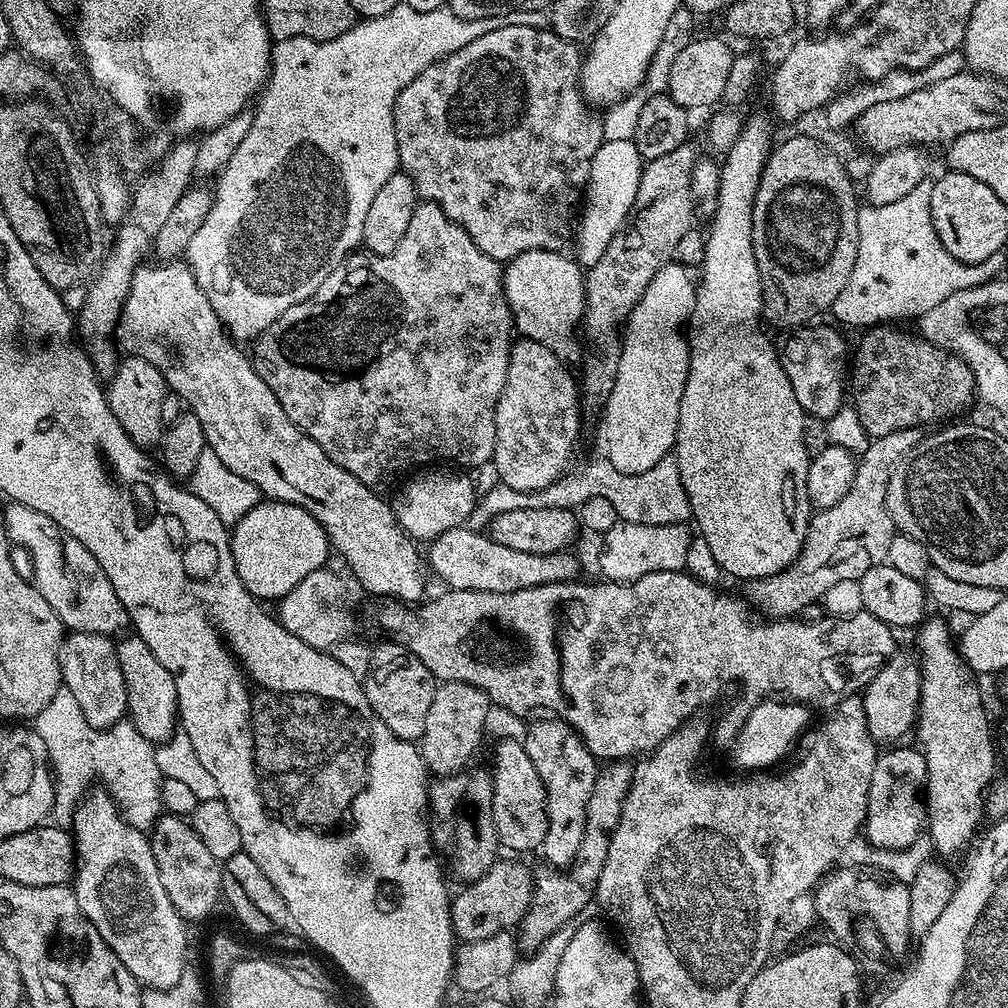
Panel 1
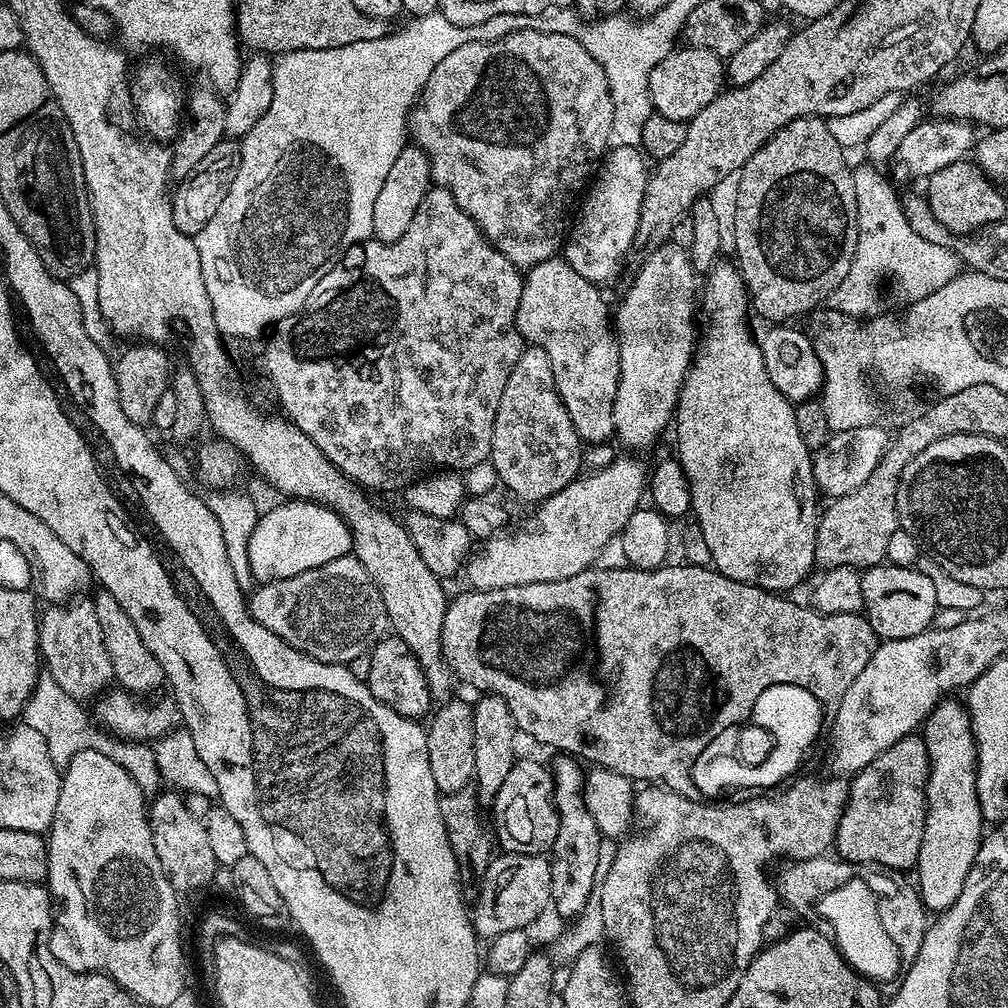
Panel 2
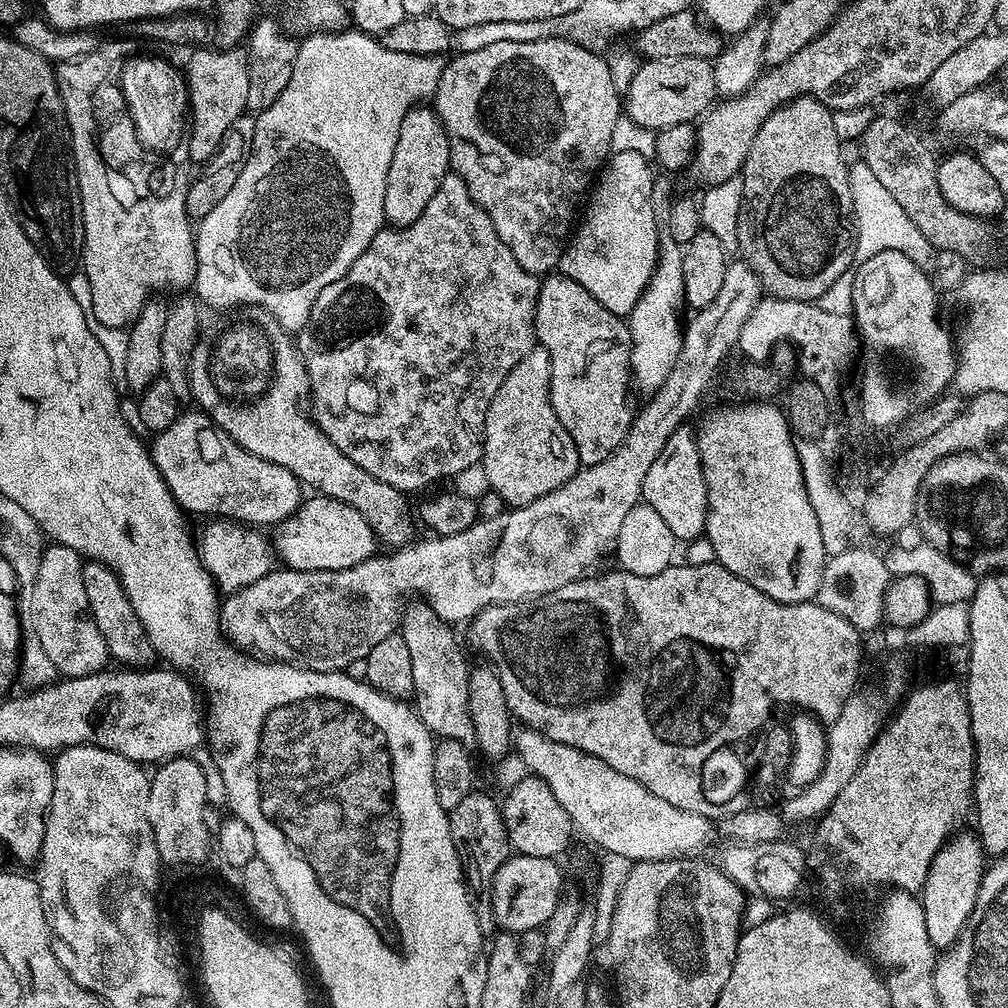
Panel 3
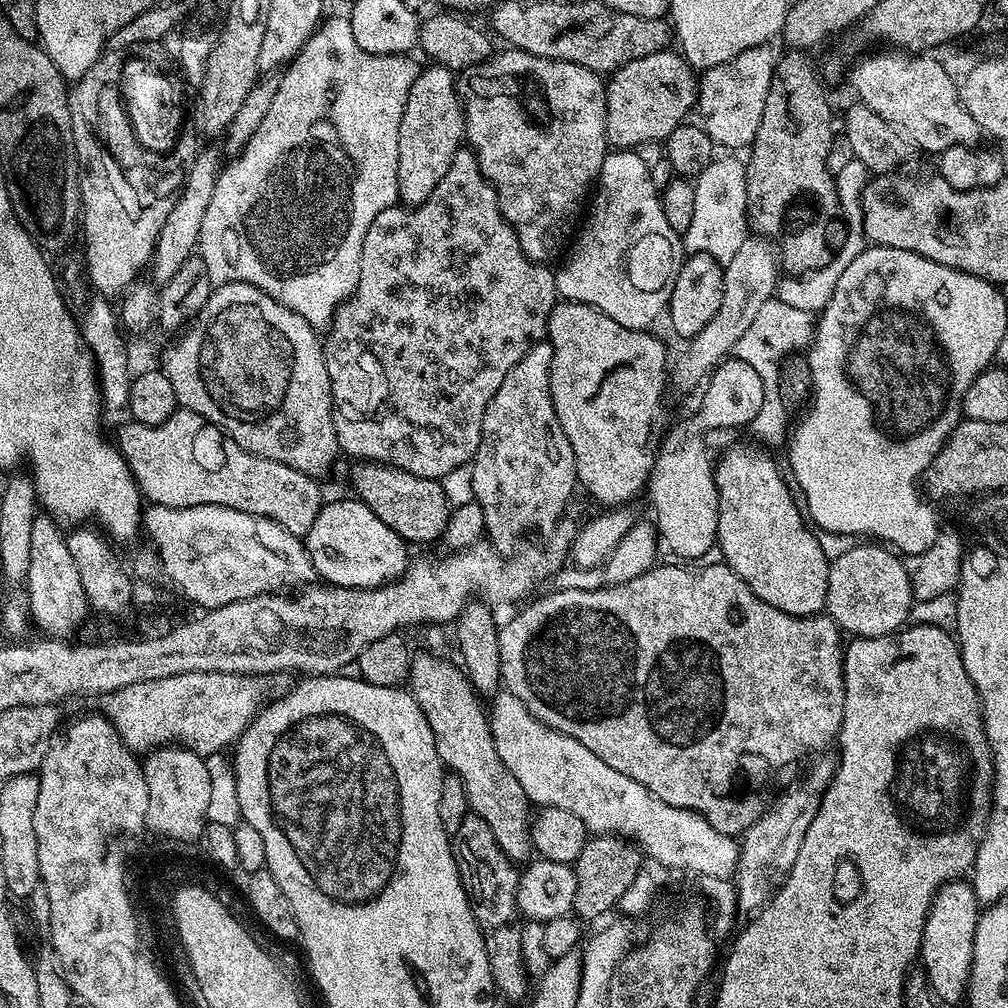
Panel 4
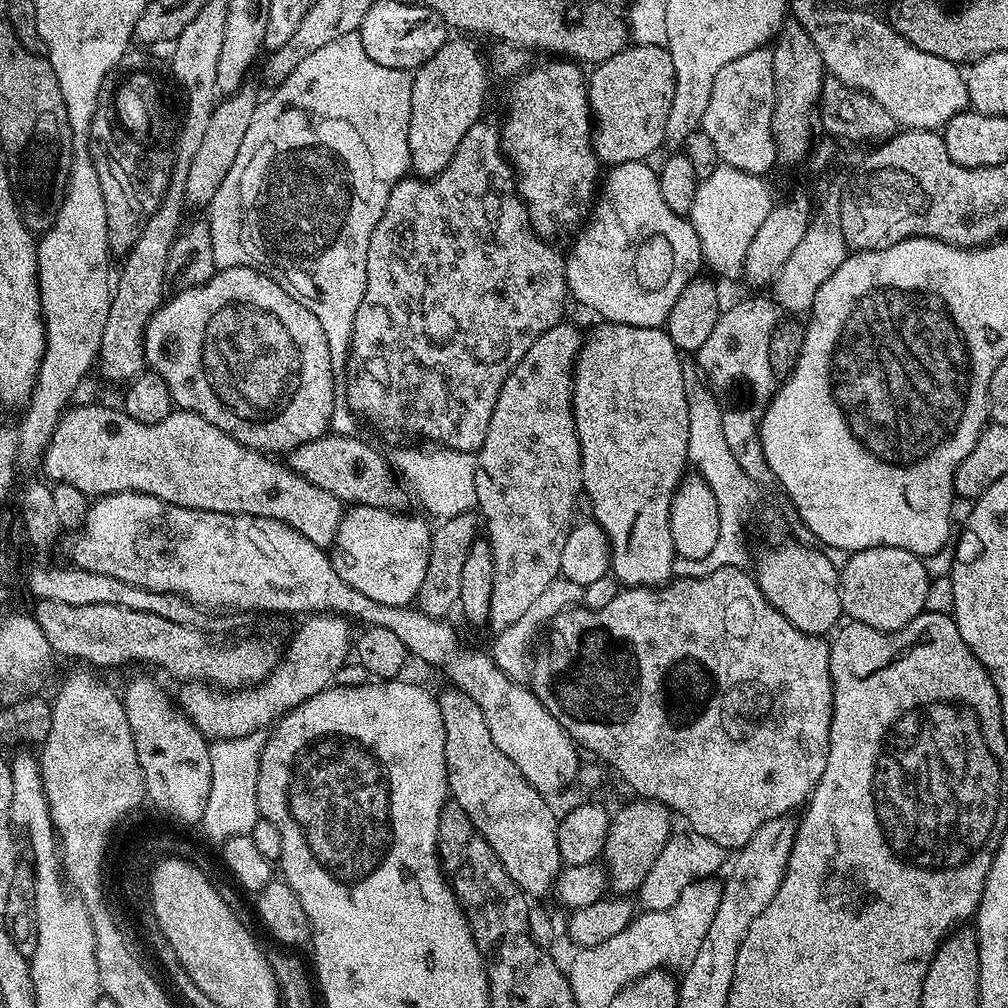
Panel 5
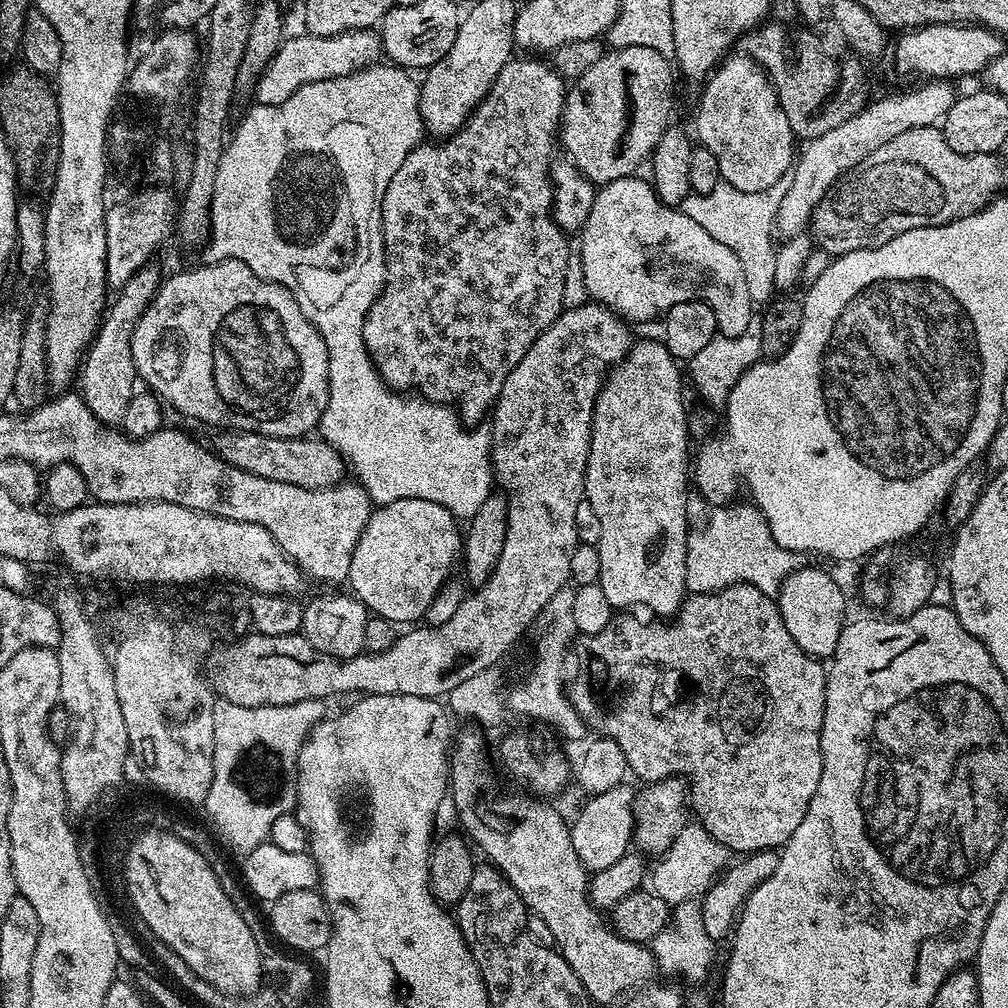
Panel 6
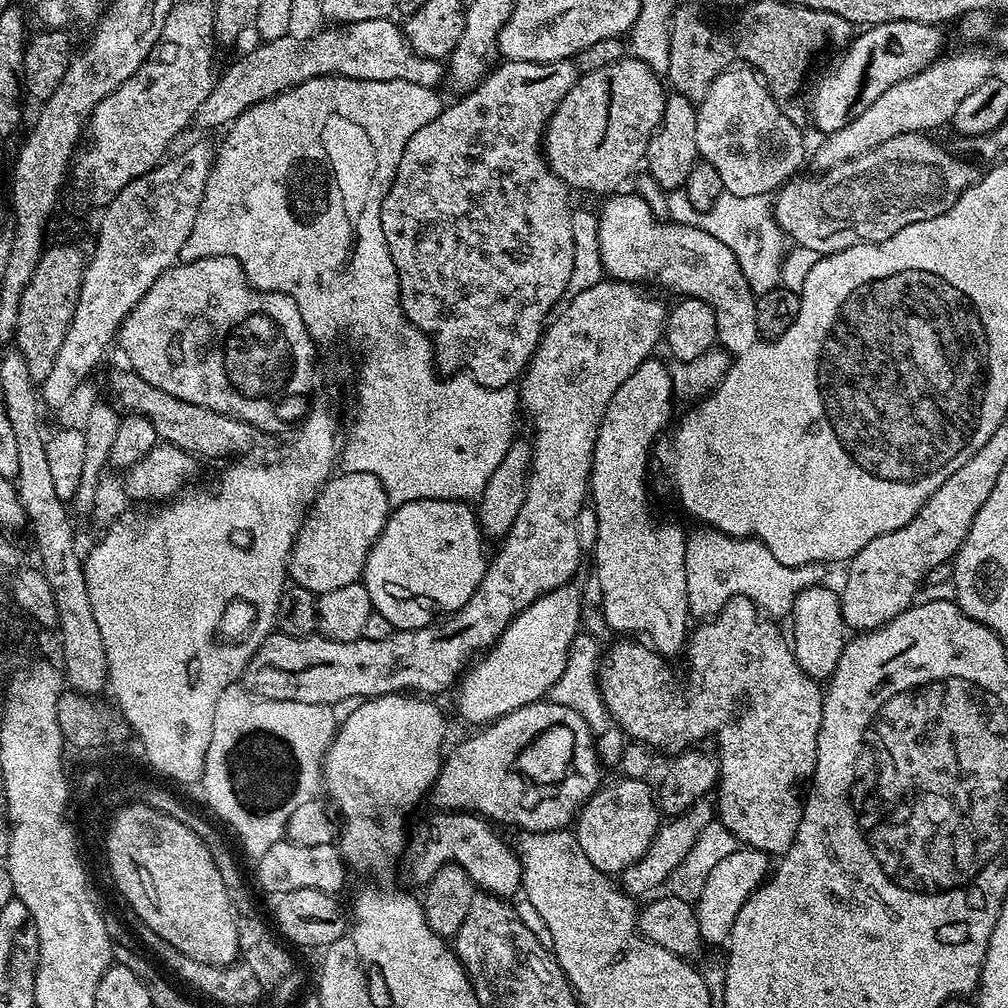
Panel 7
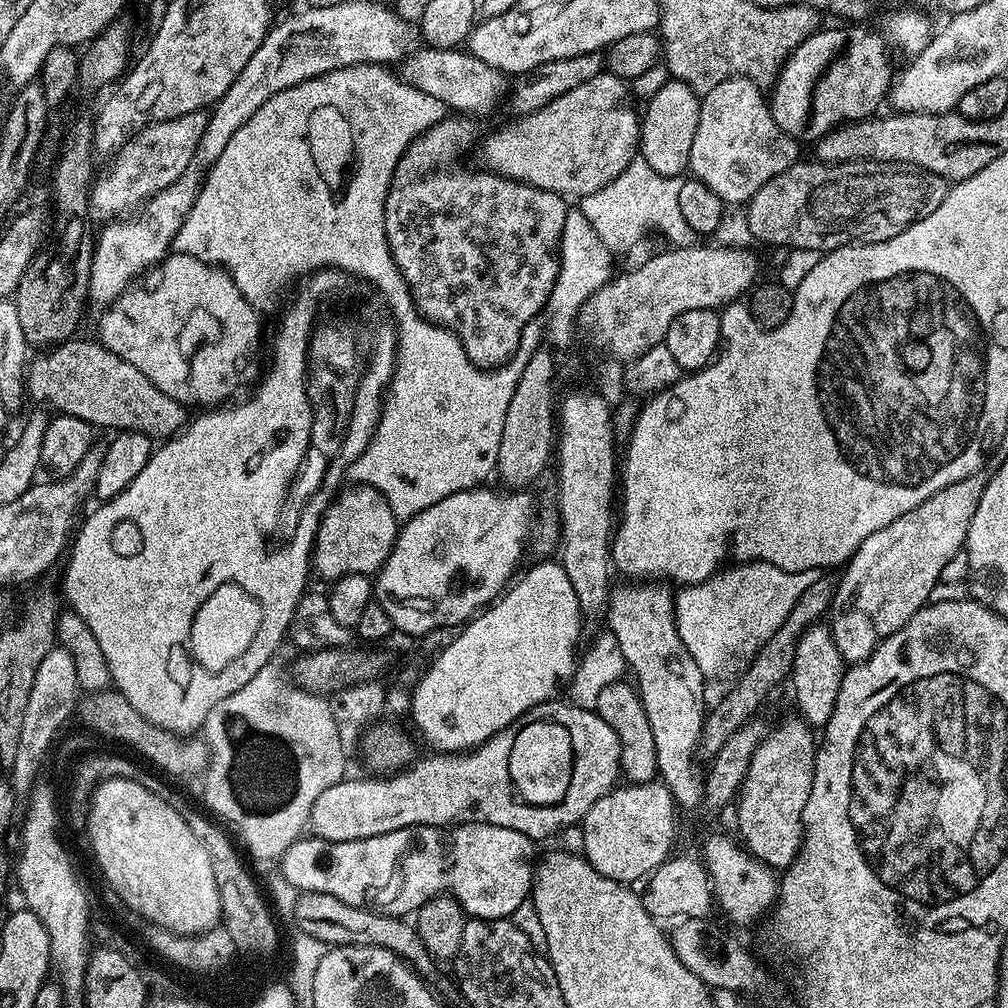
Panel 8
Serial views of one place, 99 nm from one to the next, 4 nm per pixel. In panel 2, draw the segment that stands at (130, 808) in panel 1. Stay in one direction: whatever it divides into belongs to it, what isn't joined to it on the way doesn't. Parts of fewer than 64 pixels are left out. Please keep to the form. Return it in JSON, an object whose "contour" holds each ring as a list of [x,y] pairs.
{"contour":[[[41,674],[36,680],[36,689],[30,694],[22,713],[23,723],[28,724],[44,739],[44,751],[47,759],[53,760],[57,766],[66,766],[82,750],[92,748],[110,757],[130,778],[144,791],[145,797],[152,798],[161,791],[162,781],[155,761],[155,750],[144,742],[125,742],[120,738],[113,738],[107,731],[101,730],[90,721],[90,716],[84,713],[85,705],[75,700],[62,686],[54,682],[54,678]]]}

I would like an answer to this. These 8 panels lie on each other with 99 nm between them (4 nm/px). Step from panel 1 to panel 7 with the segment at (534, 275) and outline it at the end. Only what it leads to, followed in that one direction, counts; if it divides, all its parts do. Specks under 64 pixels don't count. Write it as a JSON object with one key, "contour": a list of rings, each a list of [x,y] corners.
{"contour":[[[649,358],[643,360],[638,366],[638,370],[634,370],[634,374],[630,374],[630,378],[626,378],[626,382],[622,382],[622,386],[618,386],[618,390],[614,394],[614,398],[610,398],[610,406],[606,406],[606,414],[600,423],[598,430],[598,438],[594,446],[594,454],[592,455],[592,474],[590,477],[590,504],[596,507],[596,577],[595,583],[599,585],[601,594],[605,622],[607,627],[616,634],[635,634],[637,637],[643,638],[655,651],[663,654],[665,657],[672,658],[676,651],[683,649],[686,644],[686,637],[690,632],[690,613],[688,611],[688,595],[686,594],[686,539],[685,529],[680,529],[676,524],[659,524],[658,521],[652,520],[652,504],[648,501],[648,455],[652,452],[652,443],[660,436],[660,431],[664,427],[669,427],[668,419],[672,416],[671,400],[674,400],[672,390],[672,373],[669,365],[663,364],[657,358]]]}

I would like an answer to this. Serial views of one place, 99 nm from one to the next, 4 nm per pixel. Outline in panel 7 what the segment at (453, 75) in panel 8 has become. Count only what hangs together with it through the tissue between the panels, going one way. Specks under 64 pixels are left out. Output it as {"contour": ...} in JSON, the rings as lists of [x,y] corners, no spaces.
{"contour":[[[389,17],[382,19],[366,19],[362,22],[349,24],[341,32],[326,32],[318,34],[310,38],[296,38],[294,34],[283,36],[282,38],[265,41],[260,47],[250,51],[240,60],[236,61],[225,73],[222,72],[218,77],[212,92],[228,92],[228,96],[240,96],[240,100],[228,100],[228,112],[232,112],[232,108],[236,108],[236,104],[244,104],[246,109],[252,108],[255,103],[252,100],[252,92],[244,92],[244,88],[248,88],[248,84],[252,84],[252,80],[256,80],[256,96],[260,96],[264,101],[264,76],[260,76],[260,72],[264,72],[264,68],[268,68],[268,72],[272,72],[272,88],[281,94],[294,85],[300,85],[310,78],[322,76],[342,76],[350,77],[353,80],[362,81],[408,81],[414,82],[415,85],[424,85],[433,89],[437,87],[437,83],[443,79],[444,66],[439,60],[426,59],[418,55],[409,46],[408,41],[404,37],[404,33],[398,24],[393,23],[394,20]]]}

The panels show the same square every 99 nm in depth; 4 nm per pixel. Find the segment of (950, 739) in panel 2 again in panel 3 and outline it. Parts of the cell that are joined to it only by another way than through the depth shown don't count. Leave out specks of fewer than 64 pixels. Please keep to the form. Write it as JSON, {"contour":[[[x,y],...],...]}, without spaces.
{"contour":[[[972,830],[963,832],[953,835],[947,844],[940,847],[934,862],[930,862],[930,870],[924,879],[922,903],[926,929],[929,942],[937,950],[951,948],[960,937],[961,930],[974,910],[974,902],[978,902],[978,890],[984,877],[986,853],[980,845],[979,835]]]}

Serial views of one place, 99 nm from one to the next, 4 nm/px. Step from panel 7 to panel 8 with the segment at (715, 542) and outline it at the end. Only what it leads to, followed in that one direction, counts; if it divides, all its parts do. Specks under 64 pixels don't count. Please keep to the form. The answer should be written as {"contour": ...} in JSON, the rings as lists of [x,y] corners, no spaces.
{"contour":[[[736,562],[731,566],[721,567],[720,571],[708,580],[703,580],[701,584],[681,587],[674,596],[674,611],[676,629],[682,638],[682,646],[690,650],[694,662],[698,662],[698,670],[702,670],[705,678],[739,677],[757,650],[770,638],[770,634],[774,634],[774,630],[778,630],[778,626],[786,622],[790,610],[794,610],[794,602],[798,602],[798,598],[802,598],[802,594],[810,590],[812,583],[818,582],[821,575],[819,568],[787,572],[778,566],[763,562]]]}

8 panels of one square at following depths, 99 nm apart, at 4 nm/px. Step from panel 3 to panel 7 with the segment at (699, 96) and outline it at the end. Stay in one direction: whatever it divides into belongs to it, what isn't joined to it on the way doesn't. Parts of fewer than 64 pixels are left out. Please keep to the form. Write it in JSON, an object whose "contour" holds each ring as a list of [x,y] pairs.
{"contour":[[[623,58],[614,61],[613,64],[602,66],[601,69],[593,72],[583,73],[577,79],[576,84],[566,94],[566,98],[562,98],[562,102],[556,107],[555,114],[548,121],[548,127],[544,133],[544,143],[542,151],[547,159],[548,167],[559,180],[563,180],[568,185],[569,189],[576,190],[581,188],[584,192],[608,192],[604,194],[612,194],[617,191],[619,184],[624,184],[628,180],[628,175],[635,170],[636,167],[641,167],[642,161],[648,155],[648,143],[652,135],[656,133],[660,126],[660,120],[664,117],[664,102],[666,99],[666,84],[657,73],[653,72],[650,66],[646,66],[640,60],[635,58]]]}

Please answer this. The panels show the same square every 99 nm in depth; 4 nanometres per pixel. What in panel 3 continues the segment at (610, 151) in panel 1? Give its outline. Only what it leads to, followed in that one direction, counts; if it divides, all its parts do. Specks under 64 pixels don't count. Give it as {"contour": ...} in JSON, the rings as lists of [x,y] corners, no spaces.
{"contour":[[[612,152],[595,177],[578,227],[560,259],[559,275],[578,282],[582,290],[594,294],[606,310],[621,318],[634,310],[656,268],[658,208],[652,205],[652,168],[642,154]]]}

